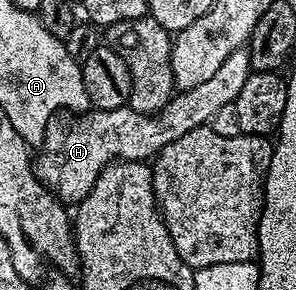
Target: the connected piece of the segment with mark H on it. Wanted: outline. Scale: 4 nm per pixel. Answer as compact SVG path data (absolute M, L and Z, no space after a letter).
M240 48L229 52L229 57L225 59L225 64L217 68L217 72L210 80L205 80L197 84L197 88L176 93L163 106L157 114L142 114L132 110L130 106L122 106L116 110L97 110L80 113L72 120L68 126L63 126L63 118L56 116L47 125L47 136L43 139L43 145L34 159L35 177L43 181L44 186L64 204L78 204L82 198L89 196L93 184L99 179L99 174L107 166L116 160L134 160L136 162L147 162L154 159L160 150L165 148L165 144L173 144L177 140L198 126L208 125L213 116L213 112L223 108L225 104L235 103L237 96L241 92L241 87L245 80L253 73L251 61L246 49Z

